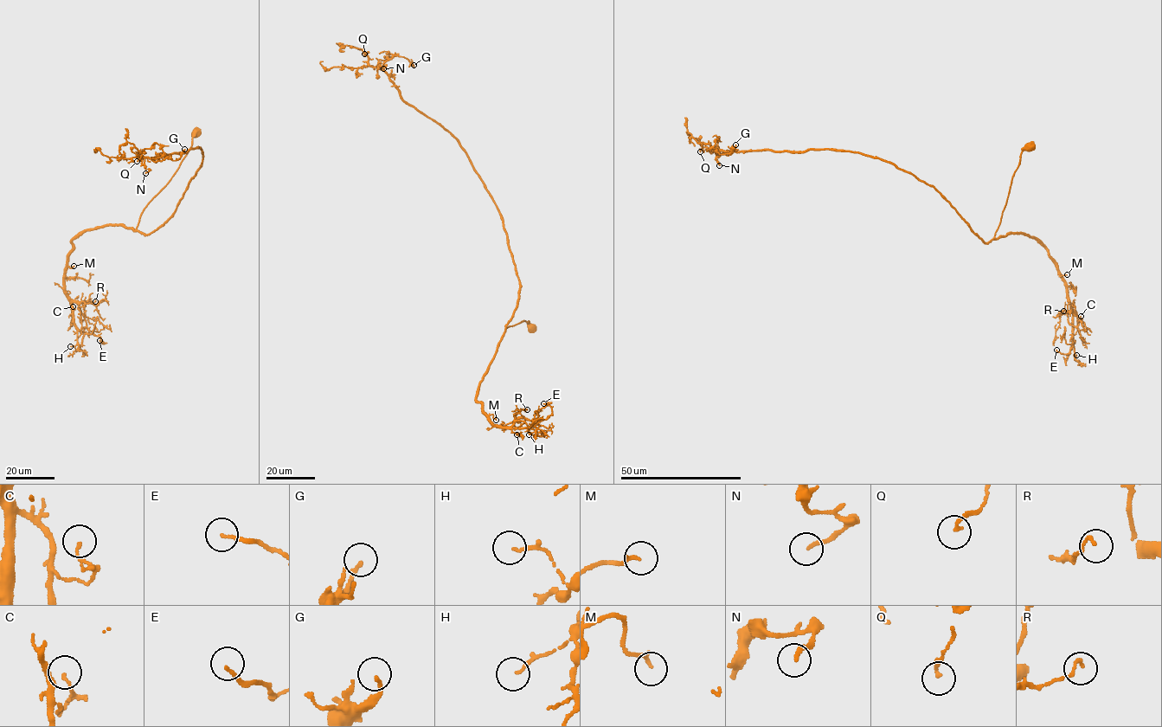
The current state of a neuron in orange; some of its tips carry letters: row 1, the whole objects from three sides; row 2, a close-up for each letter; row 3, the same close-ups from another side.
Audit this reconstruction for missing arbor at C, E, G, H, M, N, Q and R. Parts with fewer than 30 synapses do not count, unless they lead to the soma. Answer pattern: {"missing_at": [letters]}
{"missing_at": ["N"]}

